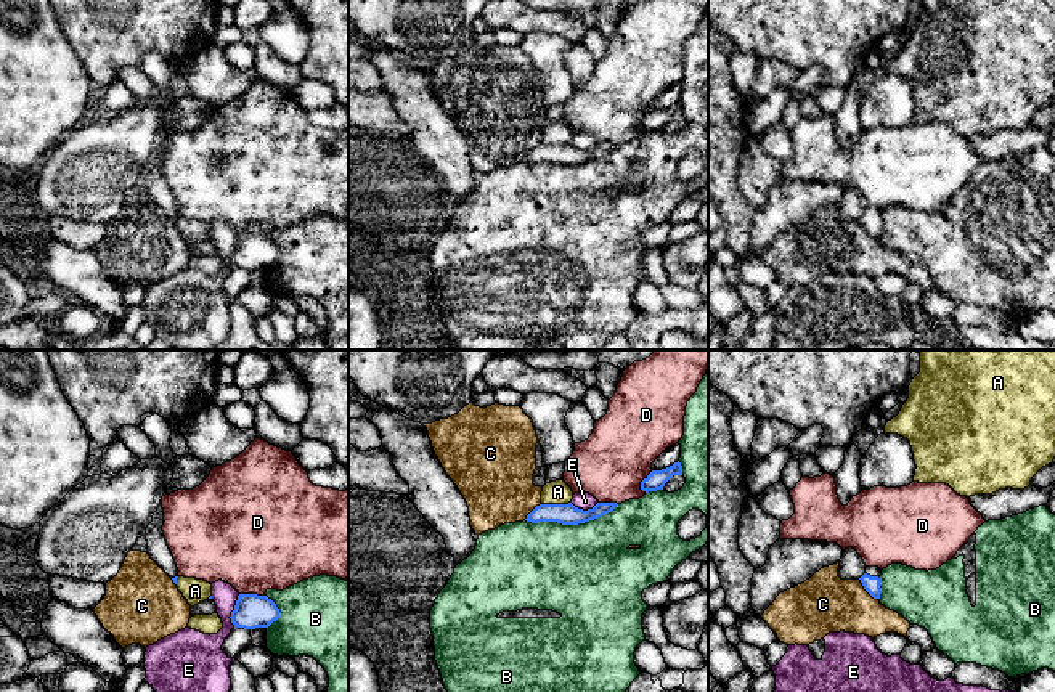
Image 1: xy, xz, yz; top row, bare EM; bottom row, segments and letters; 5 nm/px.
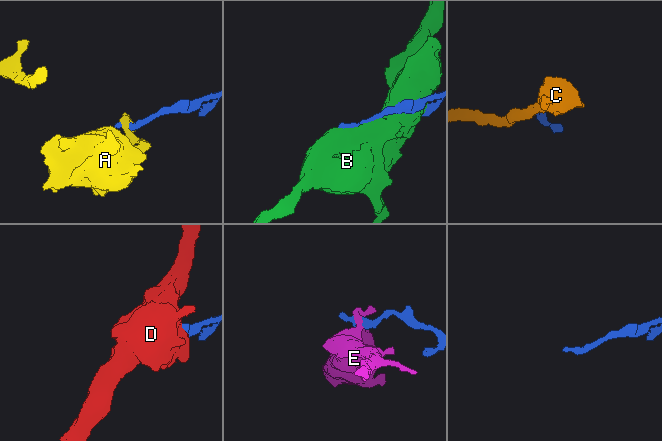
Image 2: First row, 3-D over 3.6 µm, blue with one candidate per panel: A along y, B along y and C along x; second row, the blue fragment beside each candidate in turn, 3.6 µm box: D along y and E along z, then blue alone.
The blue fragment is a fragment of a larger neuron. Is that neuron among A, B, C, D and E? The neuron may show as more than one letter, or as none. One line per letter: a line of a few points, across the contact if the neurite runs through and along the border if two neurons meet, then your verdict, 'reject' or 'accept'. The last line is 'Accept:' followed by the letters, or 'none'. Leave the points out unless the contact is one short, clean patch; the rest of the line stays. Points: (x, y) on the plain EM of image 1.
A: line xz (570, 142), (541, 145); reject
B: reject
C: reject
D: reject
E: line xy (240, 235), (230, 257), (233, 267); reject
Accept: none

